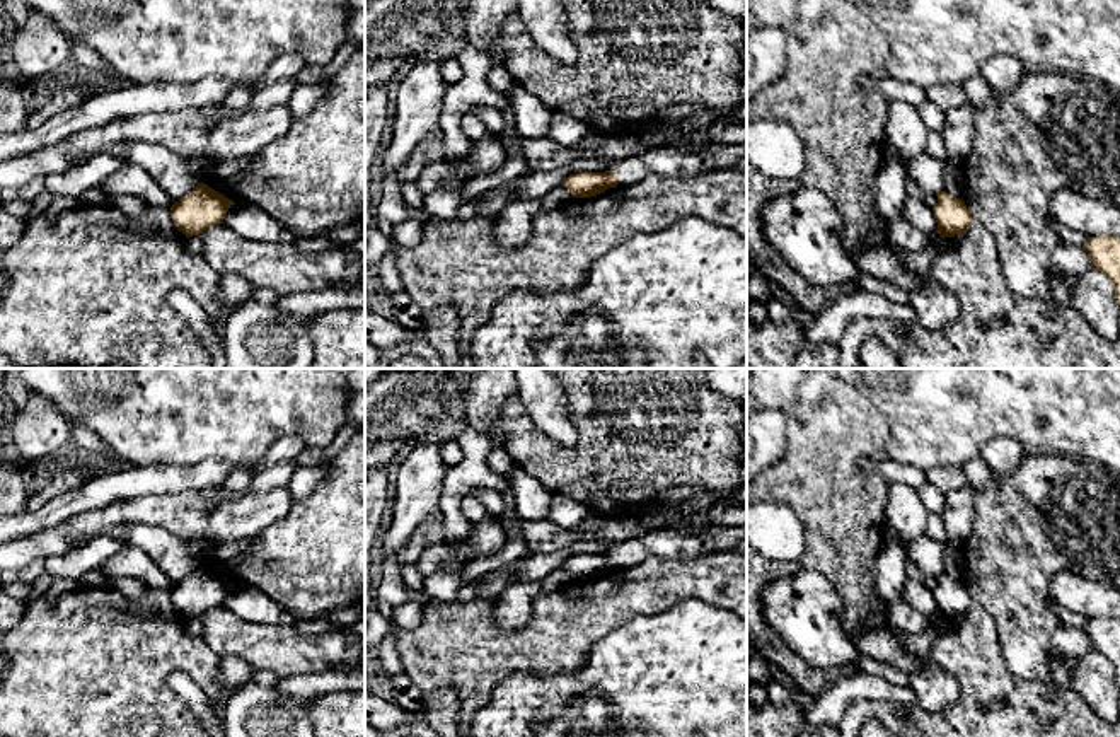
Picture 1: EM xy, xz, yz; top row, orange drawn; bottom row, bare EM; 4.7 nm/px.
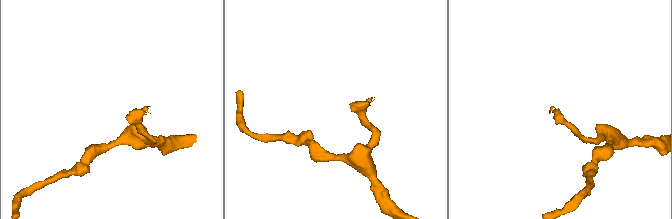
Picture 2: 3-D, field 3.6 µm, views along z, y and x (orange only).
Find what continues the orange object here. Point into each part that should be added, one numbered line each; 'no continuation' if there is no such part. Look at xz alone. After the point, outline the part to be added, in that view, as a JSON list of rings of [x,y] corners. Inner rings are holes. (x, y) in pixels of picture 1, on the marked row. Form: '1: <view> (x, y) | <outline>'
no continuation

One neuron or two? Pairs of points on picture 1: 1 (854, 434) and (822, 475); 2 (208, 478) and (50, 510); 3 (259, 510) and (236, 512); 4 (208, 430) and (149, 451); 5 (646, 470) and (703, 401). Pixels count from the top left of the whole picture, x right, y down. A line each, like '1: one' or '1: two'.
1: one
2: one
3: one
4: one
5: one

